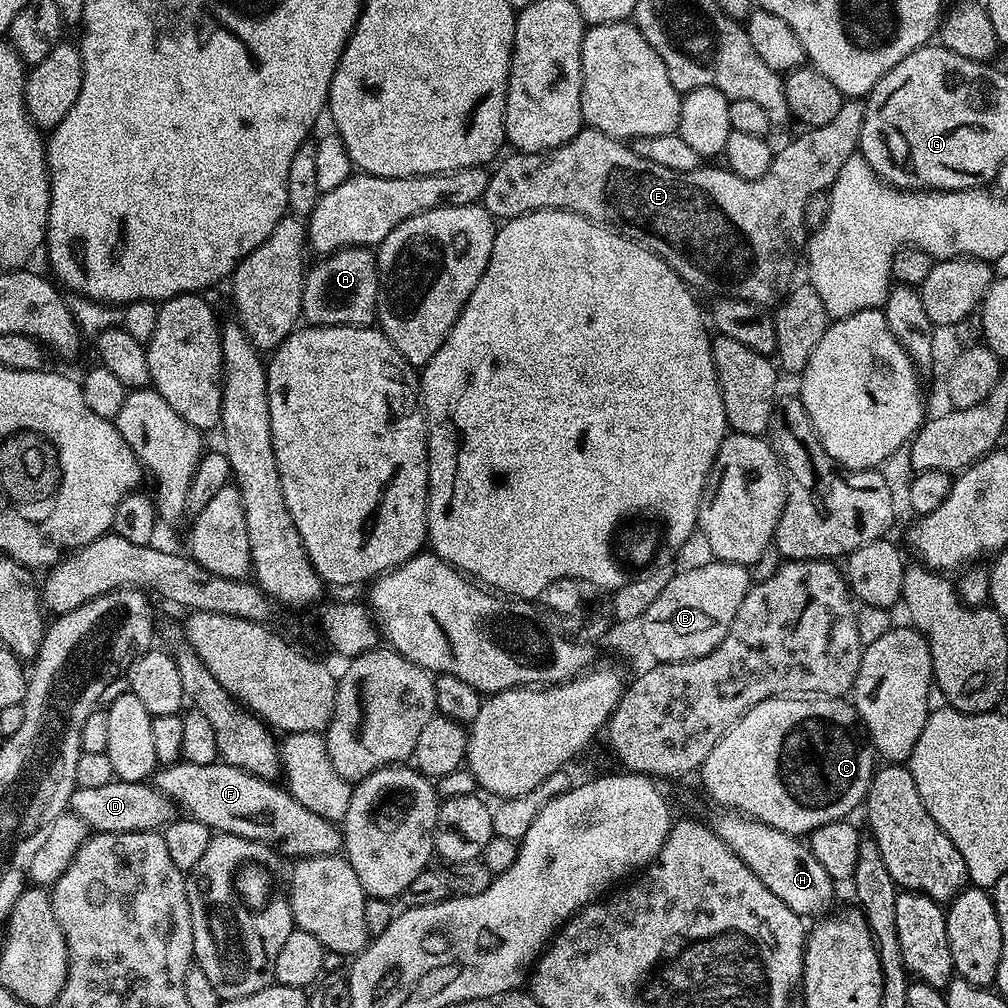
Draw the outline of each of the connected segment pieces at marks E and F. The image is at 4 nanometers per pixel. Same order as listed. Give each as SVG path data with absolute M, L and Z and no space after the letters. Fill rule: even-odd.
M845 99L831 122L805 129L804 134L773 155L770 170L766 170L762 178L753 180L742 178L724 166L701 166L689 172L666 170L666 166L658 166L658 162L634 154L625 141L585 126L577 136L570 138L570 142L557 148L547 148L544 152L513 151L512 156L505 155L495 165L497 168L491 169L482 203L485 210L500 222L542 212L546 208L576 212L585 221L619 230L629 240L643 244L655 256L661 256L693 289L713 292L711 295L716 298L733 296L735 300L776 306L788 295L792 275L796 272L796 259L799 256L801 259L806 248L806 202L814 194L827 191L846 160L855 155L864 116L861 99Z
M180 760L175 764L161 767L153 775L152 784L159 792L169 797L175 805L181 809L183 807L189 817L203 822L217 833L242 837L260 843L280 842L281 846L286 851L292 852L293 857L296 858L337 855L343 849L343 831L333 821L324 819L302 806L285 787L276 785L273 781L264 780L260 776L252 776L240 767L230 766L224 761L217 760L208 764Z

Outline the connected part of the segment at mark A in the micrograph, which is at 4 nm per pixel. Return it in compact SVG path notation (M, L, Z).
M340 248L329 252L316 265L307 269L302 290L303 319L312 326L351 324L363 328L377 323L376 303L380 289L380 271L376 268L376 252L367 248Z

